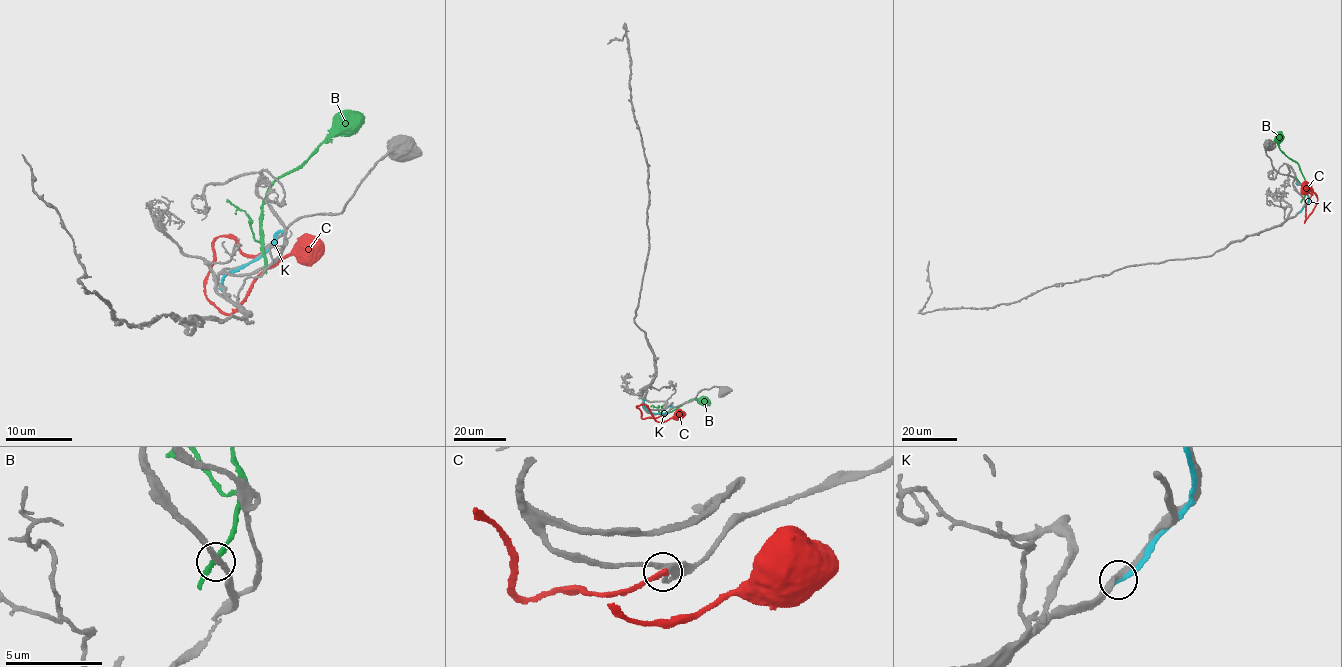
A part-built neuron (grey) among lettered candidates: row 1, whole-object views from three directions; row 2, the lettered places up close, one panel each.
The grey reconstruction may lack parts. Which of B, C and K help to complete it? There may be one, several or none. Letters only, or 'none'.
none

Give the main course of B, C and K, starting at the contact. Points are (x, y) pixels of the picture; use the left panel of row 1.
B: (266, 265), (261, 207), (265, 193), (281, 176), (305, 165), (332, 133), (364, 115)
C: (264, 252), (247, 256), (217, 237), (205, 297), (230, 313), (265, 270), (323, 248)
K: (221, 287), (223, 278), (258, 260), (279, 232), (287, 227)

